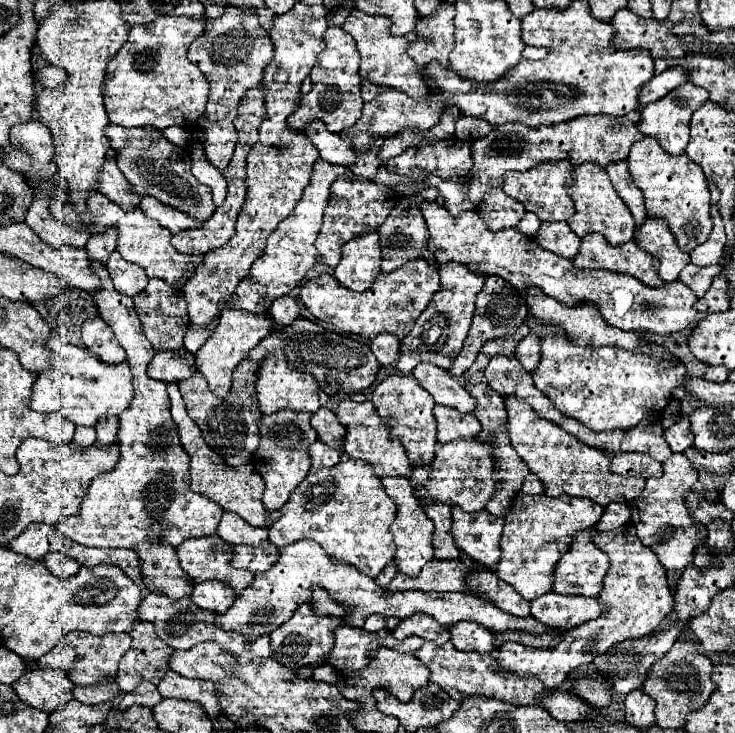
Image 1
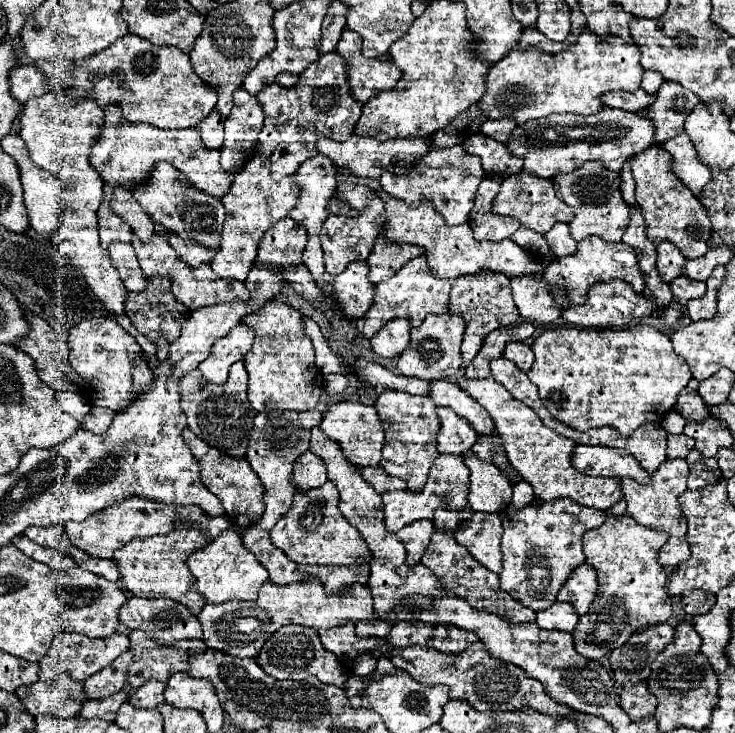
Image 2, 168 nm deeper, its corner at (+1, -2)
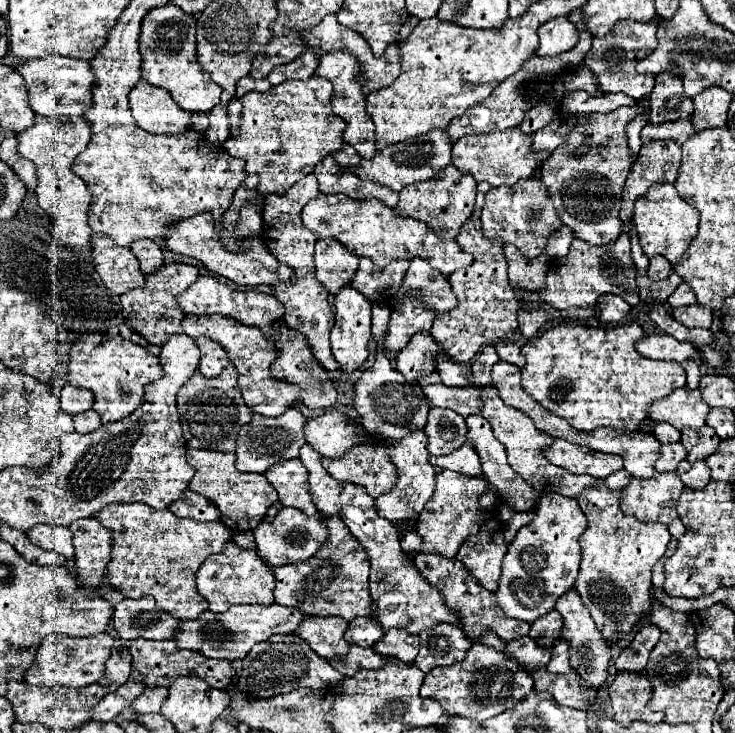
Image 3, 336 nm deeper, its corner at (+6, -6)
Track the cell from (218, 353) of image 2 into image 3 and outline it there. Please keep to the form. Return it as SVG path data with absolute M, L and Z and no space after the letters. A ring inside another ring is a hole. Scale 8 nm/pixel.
M199 336L195 340L197 348L201 350L201 362L199 362L199 372L207 378L215 378L221 374L221 370L229 364L227 352L219 346L219 342L207 338L207 336Z

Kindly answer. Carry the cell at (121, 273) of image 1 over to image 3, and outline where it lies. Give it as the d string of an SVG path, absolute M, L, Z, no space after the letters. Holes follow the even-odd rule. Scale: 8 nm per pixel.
M93 234L91 254L97 274L111 292L125 294L127 290L143 286L145 276L131 248L117 246L105 234Z

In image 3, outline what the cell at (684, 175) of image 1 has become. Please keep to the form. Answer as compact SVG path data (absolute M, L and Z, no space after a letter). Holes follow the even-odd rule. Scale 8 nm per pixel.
M655 184L651 186L641 198L635 200L635 210L633 210L633 224L635 232L639 236L639 244L643 248L643 254L647 258L653 258L657 254L665 256L671 264L675 264L685 250L689 248L691 240L697 234L697 224L699 224L699 212L689 206L675 190L673 184Z

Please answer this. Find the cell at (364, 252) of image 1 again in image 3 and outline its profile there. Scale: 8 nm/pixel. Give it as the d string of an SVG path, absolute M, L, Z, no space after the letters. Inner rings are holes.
M345 286L337 296L335 296L335 326L331 330L331 352L335 356L335 360L341 364L339 368L343 370L343 374L353 374L369 356L369 344L371 340L371 302L361 294L357 292L355 288L351 286Z

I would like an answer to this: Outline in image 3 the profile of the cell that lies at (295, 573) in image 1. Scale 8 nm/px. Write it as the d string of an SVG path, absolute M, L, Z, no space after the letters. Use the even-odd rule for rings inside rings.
M279 604L271 606L233 606L227 612L213 614L205 610L195 620L181 620L179 634L175 634L175 644L179 648L195 650L207 658L225 658L225 660L243 660L247 652L257 642L265 642L273 634L291 634L297 630L299 622L305 618L297 608L287 608Z

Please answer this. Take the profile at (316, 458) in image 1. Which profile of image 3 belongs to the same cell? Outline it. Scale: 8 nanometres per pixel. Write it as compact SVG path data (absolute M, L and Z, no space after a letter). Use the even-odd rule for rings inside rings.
M299 460L277 462L275 466L271 466L271 470L265 472L265 478L279 492L279 502L283 506L291 506L303 510L303 514L307 516L313 516L317 508L311 502L307 476L307 468Z

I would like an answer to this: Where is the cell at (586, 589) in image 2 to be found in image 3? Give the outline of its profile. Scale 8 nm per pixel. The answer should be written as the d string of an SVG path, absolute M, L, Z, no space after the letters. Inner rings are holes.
M569 590L567 594L563 594L557 604L555 604L555 610L563 616L563 634L561 634L561 640L567 640L569 642L569 660L571 660L571 666L573 670L583 678L583 684L595 688L595 690L601 690L605 686L605 680L607 680L607 668L609 668L609 662L611 662L611 644L609 642L603 642L603 636L601 632L595 628L595 622L589 614L589 610L583 606L579 594L575 590Z

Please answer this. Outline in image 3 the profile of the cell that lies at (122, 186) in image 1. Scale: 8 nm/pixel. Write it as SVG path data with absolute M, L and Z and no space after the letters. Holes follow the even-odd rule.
M137 240L131 244L131 250L137 256L137 260L141 262L141 268L145 270L145 274L151 274L153 270L157 270L159 266L165 264L163 250L153 240Z

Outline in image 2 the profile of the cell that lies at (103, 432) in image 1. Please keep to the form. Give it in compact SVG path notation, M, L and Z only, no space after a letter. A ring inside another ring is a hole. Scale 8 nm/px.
M92 406L90 414L84 418L84 428L94 434L104 434L110 428L114 416L116 416L114 410L104 410L104 408Z

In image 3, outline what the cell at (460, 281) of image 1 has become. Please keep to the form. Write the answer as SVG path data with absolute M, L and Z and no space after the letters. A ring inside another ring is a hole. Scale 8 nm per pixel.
M419 332L411 338L411 342L397 354L395 368L411 382L435 372L435 356L443 356L445 352L439 344L433 342L429 332Z

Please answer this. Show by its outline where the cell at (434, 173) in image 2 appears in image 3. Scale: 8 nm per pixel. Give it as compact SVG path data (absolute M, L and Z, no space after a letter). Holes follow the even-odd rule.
M449 164L443 180L427 180L405 186L405 190L399 192L399 204L395 208L395 214L425 222L443 240L455 240L463 222L471 218L471 210L475 206L475 190L477 188L471 174L461 174L453 164Z

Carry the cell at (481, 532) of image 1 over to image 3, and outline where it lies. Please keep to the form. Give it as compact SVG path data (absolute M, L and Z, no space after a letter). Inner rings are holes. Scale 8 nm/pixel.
M489 520L479 534L467 538L457 552L457 560L467 566L471 576L479 580L481 586L495 592L501 576L501 560L507 552L503 540L503 526L497 520Z

